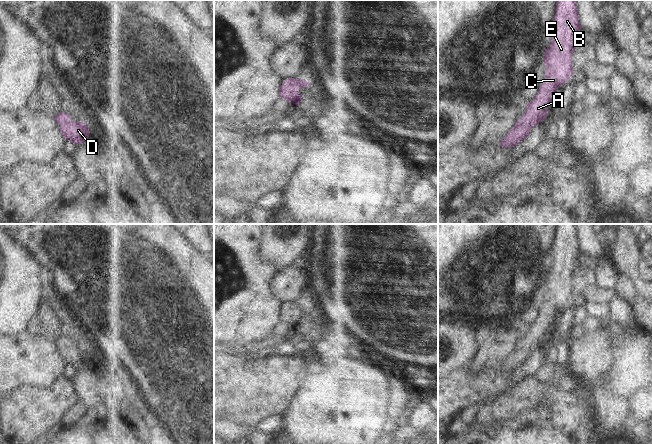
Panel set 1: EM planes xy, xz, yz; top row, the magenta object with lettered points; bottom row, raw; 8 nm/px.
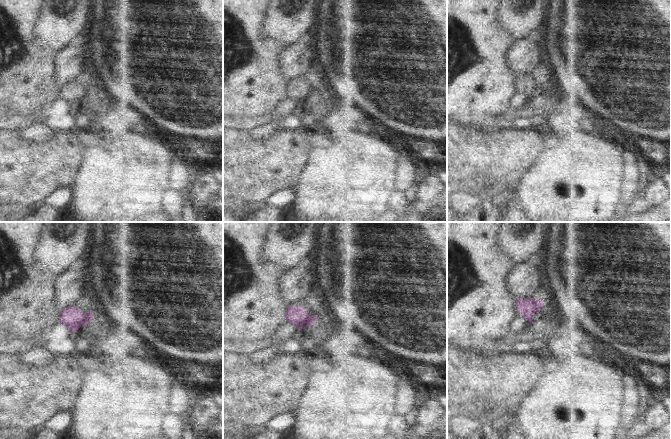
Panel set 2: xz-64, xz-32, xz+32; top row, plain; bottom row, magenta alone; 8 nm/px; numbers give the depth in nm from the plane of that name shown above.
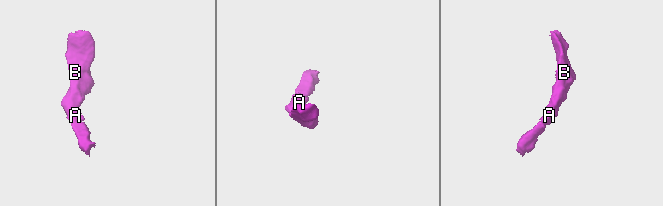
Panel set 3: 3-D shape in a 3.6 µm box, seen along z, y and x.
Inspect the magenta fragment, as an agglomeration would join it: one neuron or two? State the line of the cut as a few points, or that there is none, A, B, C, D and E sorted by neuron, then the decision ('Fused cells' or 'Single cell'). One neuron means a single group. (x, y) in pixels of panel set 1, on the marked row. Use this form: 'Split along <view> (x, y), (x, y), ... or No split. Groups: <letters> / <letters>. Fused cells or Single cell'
No split. Groups: A B C D E. Single cell.

